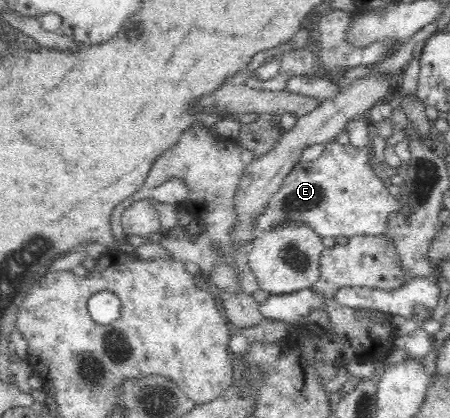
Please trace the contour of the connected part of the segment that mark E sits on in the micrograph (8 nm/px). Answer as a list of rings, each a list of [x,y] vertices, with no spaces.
[[[372,142],[364,148],[325,143],[321,155],[312,161],[302,158],[282,186],[272,195],[267,207],[253,220],[259,235],[288,222],[304,222],[322,238],[358,235],[384,235],[386,222],[401,206],[396,196],[390,195],[383,180],[376,177],[369,152]]]

